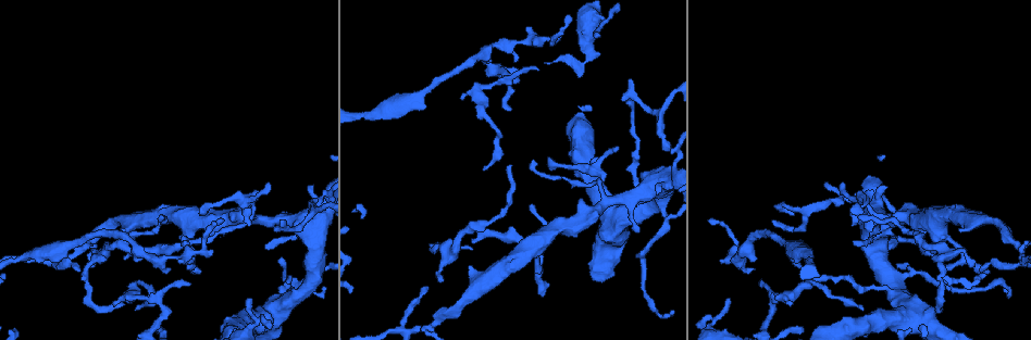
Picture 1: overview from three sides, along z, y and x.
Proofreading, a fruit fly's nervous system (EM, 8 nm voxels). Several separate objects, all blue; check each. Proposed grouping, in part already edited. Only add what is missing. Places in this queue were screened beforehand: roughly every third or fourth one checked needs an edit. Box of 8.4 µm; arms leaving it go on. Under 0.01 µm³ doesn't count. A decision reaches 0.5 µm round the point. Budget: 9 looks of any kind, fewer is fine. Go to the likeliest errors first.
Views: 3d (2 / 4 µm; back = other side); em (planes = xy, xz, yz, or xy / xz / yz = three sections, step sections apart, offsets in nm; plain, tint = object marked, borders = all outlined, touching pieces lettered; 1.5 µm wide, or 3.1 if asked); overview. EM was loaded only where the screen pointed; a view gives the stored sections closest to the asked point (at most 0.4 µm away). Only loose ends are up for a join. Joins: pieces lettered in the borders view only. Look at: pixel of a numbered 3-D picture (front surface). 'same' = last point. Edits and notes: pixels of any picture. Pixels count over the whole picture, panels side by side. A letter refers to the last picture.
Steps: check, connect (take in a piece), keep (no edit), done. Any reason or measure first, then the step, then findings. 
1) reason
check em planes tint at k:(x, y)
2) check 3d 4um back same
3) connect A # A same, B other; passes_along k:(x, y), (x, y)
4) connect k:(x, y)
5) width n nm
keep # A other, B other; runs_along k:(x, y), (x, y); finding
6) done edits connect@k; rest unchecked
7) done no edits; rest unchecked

branch stops here
check 3d 4um at 1:(707, 219)

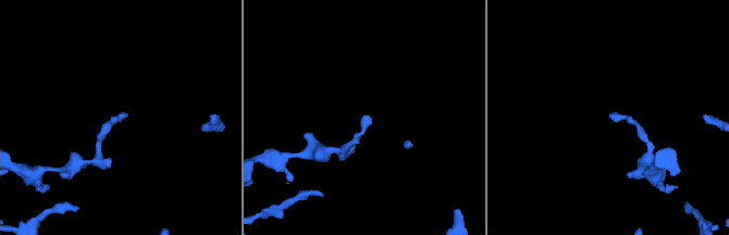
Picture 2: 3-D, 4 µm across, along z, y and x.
shape alone is not enough
check em planes borders at 2:(124, 116)

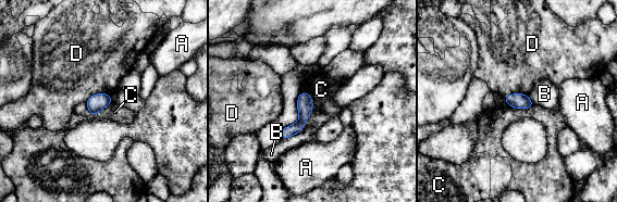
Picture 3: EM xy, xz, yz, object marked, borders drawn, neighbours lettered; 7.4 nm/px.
width 120 nm
keep # A other, B other, C other, D other; runs_along 3:(303, 93), (303, 121), (283, 136); none of them fits

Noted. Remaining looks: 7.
free end
check em planes borders at 1:(886, 187)

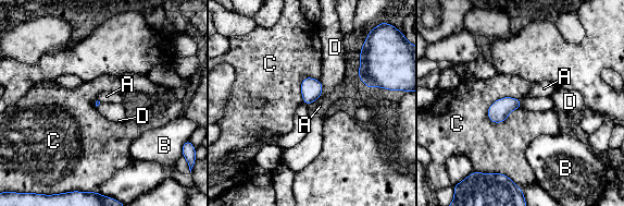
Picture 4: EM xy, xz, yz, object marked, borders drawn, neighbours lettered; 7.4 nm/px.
keep # A other, B other, C other, D other; border 4:(521, 99), (496, 99), (487, 118); none of them fits

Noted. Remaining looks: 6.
check 3d 2um at 1:(862, 308)

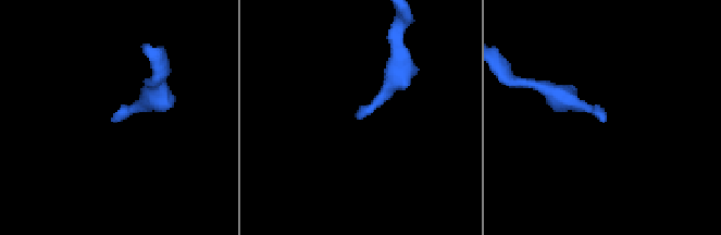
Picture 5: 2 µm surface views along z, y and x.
check em xz step 4 borders at 5:(115, 119)

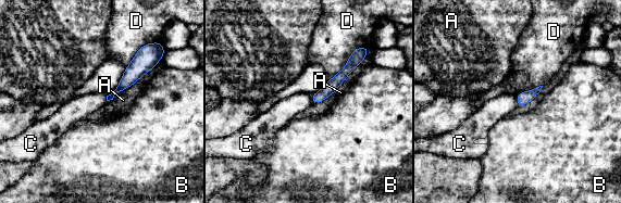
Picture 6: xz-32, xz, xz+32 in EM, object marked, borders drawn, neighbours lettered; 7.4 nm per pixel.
keep # A other, B other, C other, D other; border 6:(358, 47), (346, 64), (326, 81); no lettered piece goes on from it

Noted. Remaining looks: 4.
free end
check 3d 4um at 1:(249, 225)

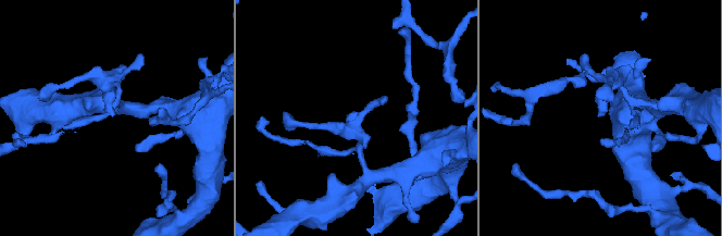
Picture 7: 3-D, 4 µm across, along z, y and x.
check em planes plain at 7:(602, 112)

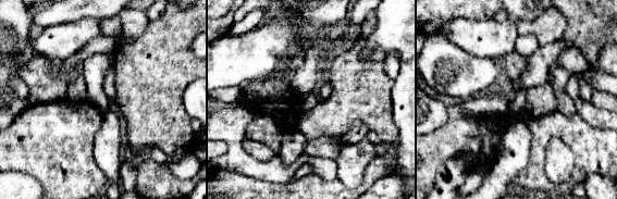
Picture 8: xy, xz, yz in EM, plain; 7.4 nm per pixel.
what lies round it
check em planes borders same

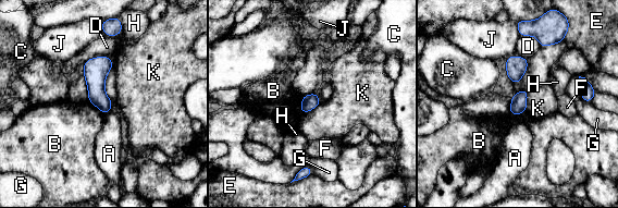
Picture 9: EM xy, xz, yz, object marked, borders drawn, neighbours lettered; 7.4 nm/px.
keep # A other, B other, C other, D other, E other, F other, G other, H other, J other, K other; border 9:(529, 92), (526, 111); none of them fits

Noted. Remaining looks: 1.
done no edits; rest unchecked

